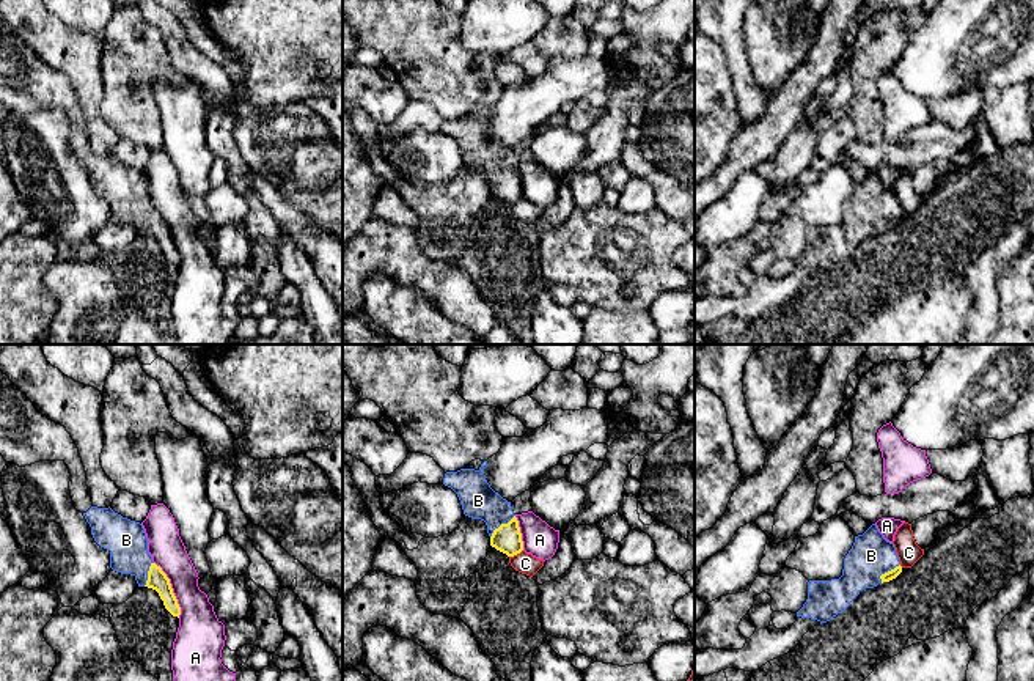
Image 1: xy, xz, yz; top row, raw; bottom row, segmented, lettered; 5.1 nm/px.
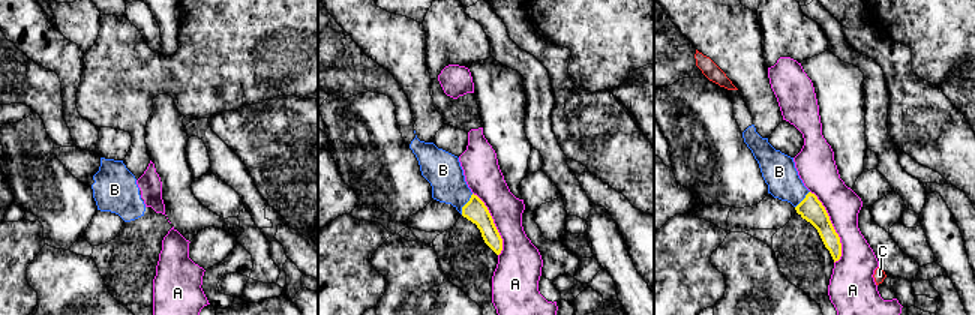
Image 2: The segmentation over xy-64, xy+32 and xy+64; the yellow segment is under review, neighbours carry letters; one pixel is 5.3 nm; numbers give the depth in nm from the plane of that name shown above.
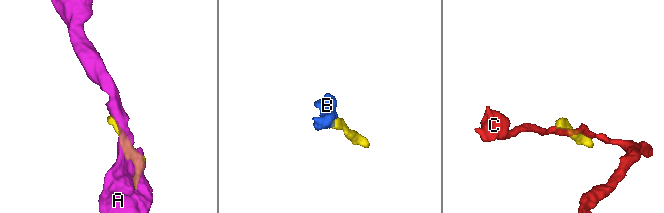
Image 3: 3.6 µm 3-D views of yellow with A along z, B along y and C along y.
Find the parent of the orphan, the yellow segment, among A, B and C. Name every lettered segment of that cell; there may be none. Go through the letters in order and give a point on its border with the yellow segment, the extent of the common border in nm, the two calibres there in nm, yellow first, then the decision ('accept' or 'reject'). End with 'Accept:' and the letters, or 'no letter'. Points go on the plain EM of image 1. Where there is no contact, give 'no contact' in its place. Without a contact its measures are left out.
A: xy (172, 236) | 320 nm | 100/220 nm | reject
B: xz (502, 172) | 170 nm | 150/180 nm | accept
C: xz (516, 202) | 80 nm | 150/110 nm | reject
Accept: B

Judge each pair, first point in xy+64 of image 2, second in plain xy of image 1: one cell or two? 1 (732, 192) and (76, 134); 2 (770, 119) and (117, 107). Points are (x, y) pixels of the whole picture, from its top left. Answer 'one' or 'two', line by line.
1: two
2: two

